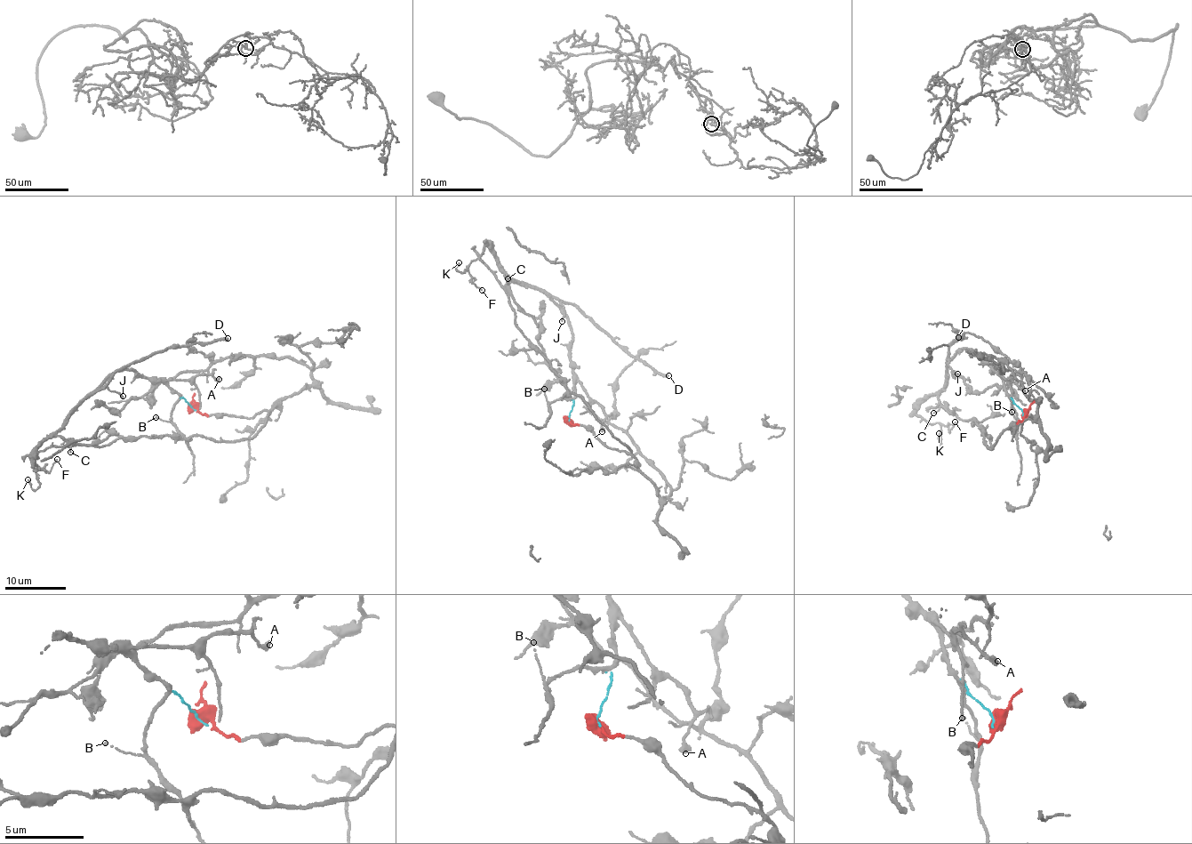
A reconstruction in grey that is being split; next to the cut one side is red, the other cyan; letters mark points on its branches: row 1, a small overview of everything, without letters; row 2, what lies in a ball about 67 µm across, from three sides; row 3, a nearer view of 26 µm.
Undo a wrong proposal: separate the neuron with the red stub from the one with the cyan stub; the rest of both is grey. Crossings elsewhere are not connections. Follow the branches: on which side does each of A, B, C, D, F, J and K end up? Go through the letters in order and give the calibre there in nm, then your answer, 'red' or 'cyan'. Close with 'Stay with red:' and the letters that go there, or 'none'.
A: 300 nm | cyan
B: 100 nm | cyan
C: 90 nm | cyan
D: 320 nm | cyan
F: 110 nm | cyan
J: 120 nm | cyan
K: 190 nm | cyan
Stay with red: none

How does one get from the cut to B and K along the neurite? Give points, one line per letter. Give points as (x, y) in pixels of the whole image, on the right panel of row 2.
B: (1022, 413), (1012, 399), (1017, 419), (1011, 412)
K: (1022, 413), (1000, 375), (977, 353), (958, 349), (941, 389), (916, 410), (940, 427), (940, 445), (939, 432)

